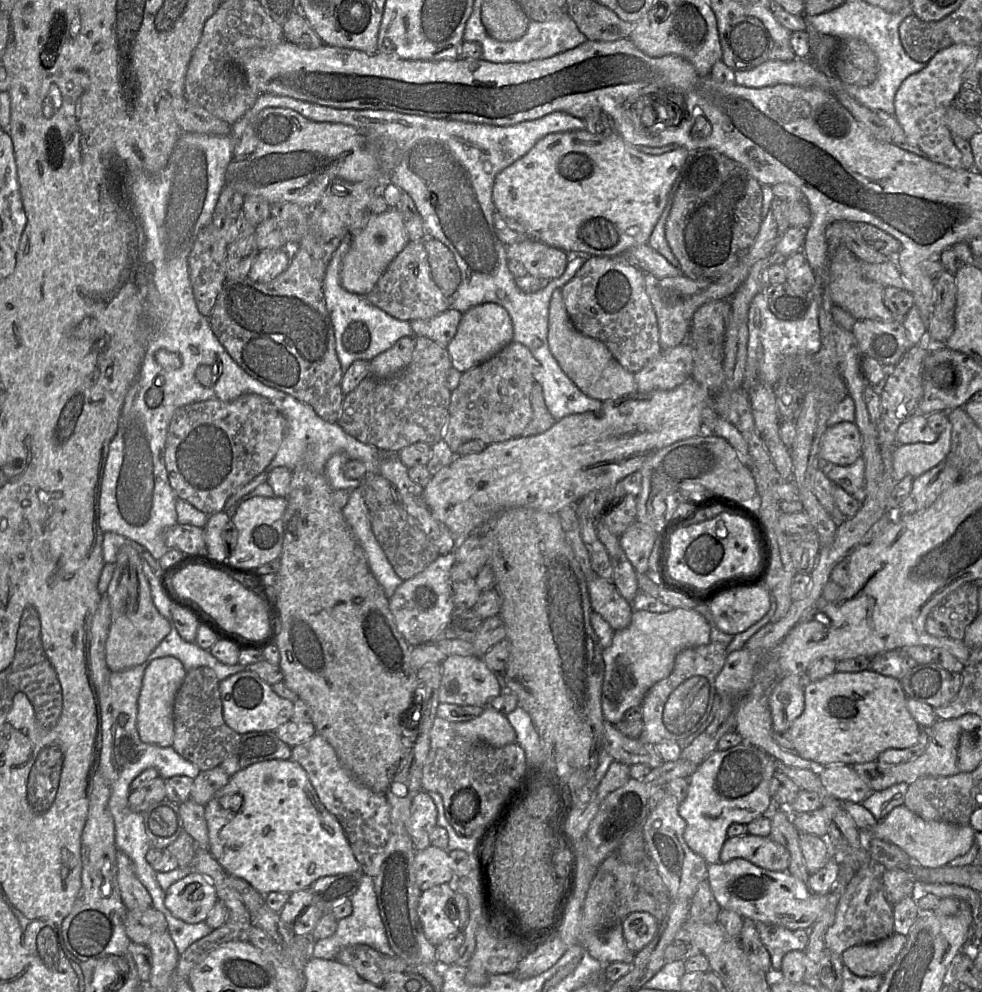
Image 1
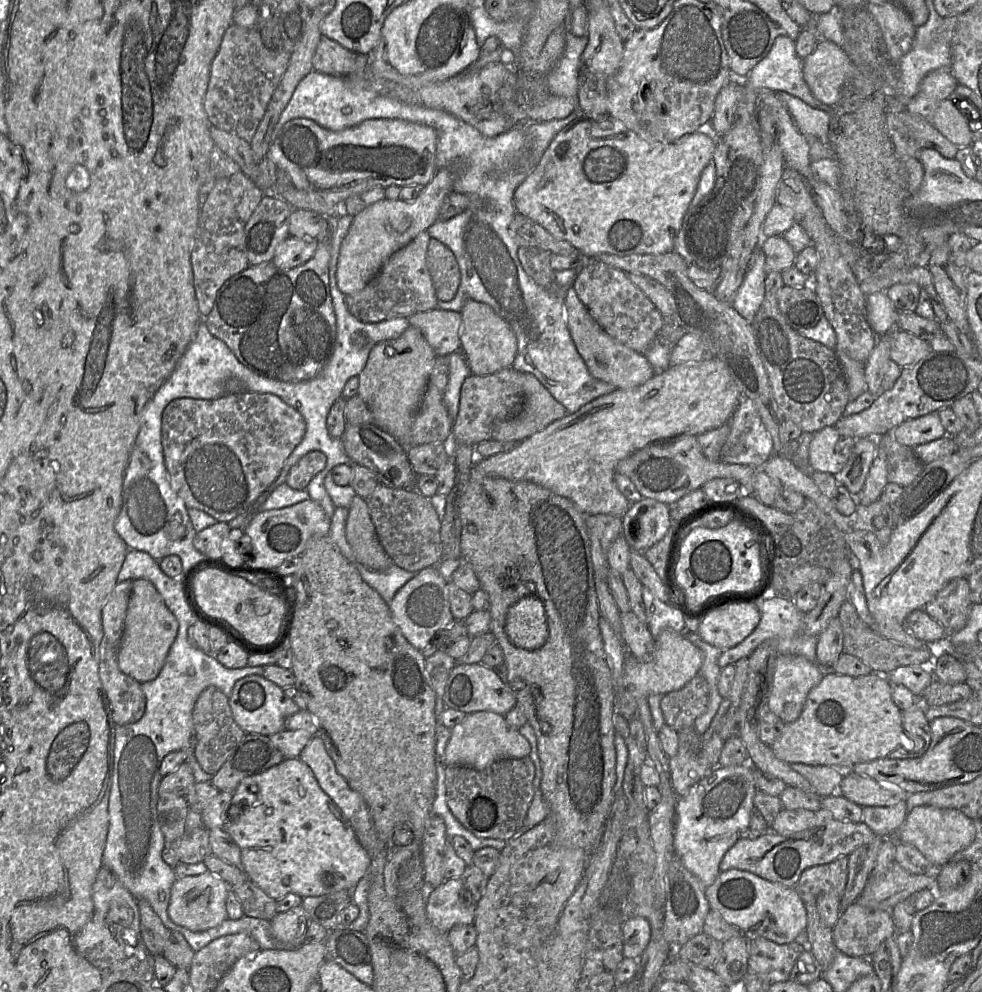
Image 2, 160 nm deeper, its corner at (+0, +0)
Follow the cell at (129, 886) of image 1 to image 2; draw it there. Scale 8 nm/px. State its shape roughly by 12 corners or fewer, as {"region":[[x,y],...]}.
{"region":[[137,899],[147,950],[162,955],[170,929],[150,904]]}

